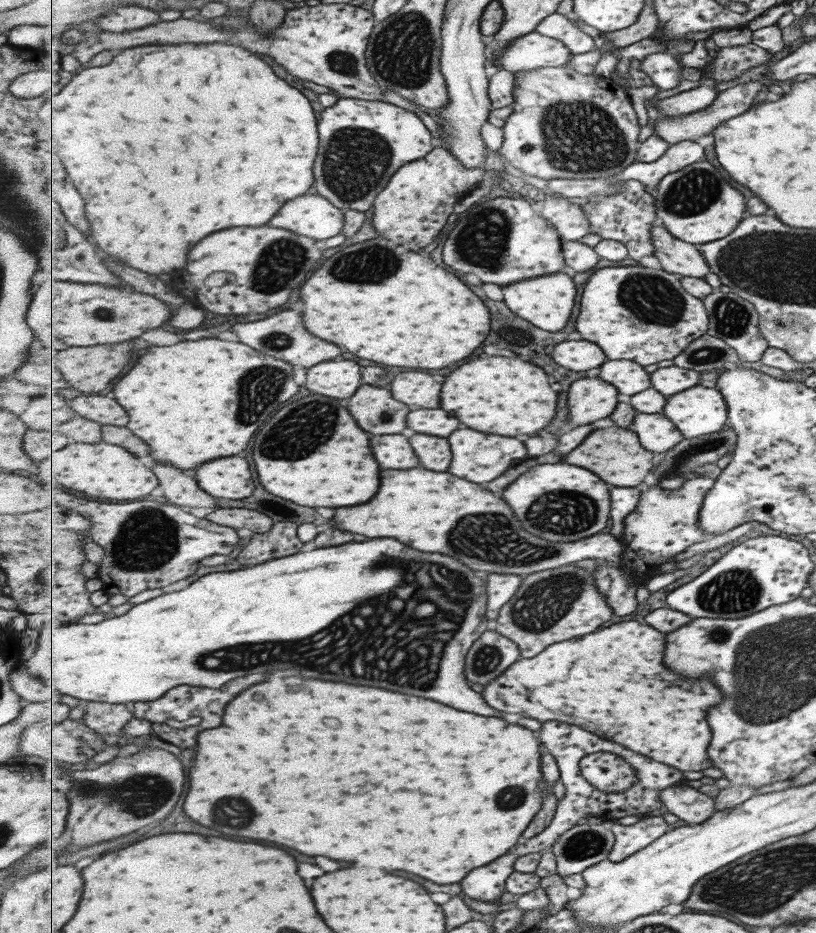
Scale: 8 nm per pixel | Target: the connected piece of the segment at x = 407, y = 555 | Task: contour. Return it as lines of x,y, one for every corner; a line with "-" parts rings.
375,538
375,540
369,540
369,542
355,542
355,544
343,544
343,546
335,546
335,548
319,548
319,550
311,550
311,552
301,552
301,554
295,554
295,556
289,556
289,558
279,558
273,561
268,561
259,565
249,565
242,567
240,570
234,570
231,572
215,572
212,574
205,575
199,578
197,581
191,583
187,588
172,591
171,593
163,593
158,597
152,598
144,603
138,603
132,607
127,613
122,616
111,616
103,621
95,624
83,624
83,623
72,623
72,624
57,624
55,622
42,622
37,621
34,623
32,632
26,644
26,651
24,655
25,672
27,676
31,676
35,681
41,684
41,687
47,687
47,690
57,690
62,692
63,696
67,700
74,702
75,704
83,702
108,702
111,704
125,704
125,702
141,702
141,701
154,701
164,694
167,694
171,688
175,686
181,686
181,684
193,684
193,686
209,686
209,688
221,688
225,682
233,680
233,678
239,678
239,676
249,676
249,674
257,674
257,672
267,672
267,670
289,670
289,668
297,668
303,676
307,678
319,678
319,680
335,680
335,682
349,682
349,684
361,684
361,686
381,686
381,688
389,688
391,684
391,690
397,690
397,692
403,692
403,694
411,694
411,696
423,696
423,698
433,698
437,702
445,702
447,706
453,706
457,710
465,710
465,712
475,712
475,714
485,714
485,716
499,716
501,712
497,712
495,708
491,708
489,704
485,704
483,696
479,692
475,692
469,682
468,678
465,676
465,662
467,662
467,654
471,650
471,646
476,644
475,640
479,640
481,635
490,627
492,623
488,618
488,587
485,586
487,582
484,582
477,576
475,570
467,568
465,564
461,564
459,560
451,558
451,556
443,556
443,554
425,554
425,552
419,552
415,548
409,548
405,546
405,550
401,550
401,542
395,540
395,538

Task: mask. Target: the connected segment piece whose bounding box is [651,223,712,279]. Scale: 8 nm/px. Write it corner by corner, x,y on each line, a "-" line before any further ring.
658,223
653,226
651,235
661,268
671,274
703,279
712,272
709,261
697,245
677,238
665,225

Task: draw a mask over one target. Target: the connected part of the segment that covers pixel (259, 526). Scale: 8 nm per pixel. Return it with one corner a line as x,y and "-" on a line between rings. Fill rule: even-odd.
217,508
207,514
217,524
233,527
245,534
263,534
273,528
274,520
268,514
245,508

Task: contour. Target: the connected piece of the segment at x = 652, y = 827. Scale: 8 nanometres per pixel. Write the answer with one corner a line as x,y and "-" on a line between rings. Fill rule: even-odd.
662,816
647,817
628,826
610,823
610,829
616,836
615,846
609,853
610,861
624,861
671,830
667,820

